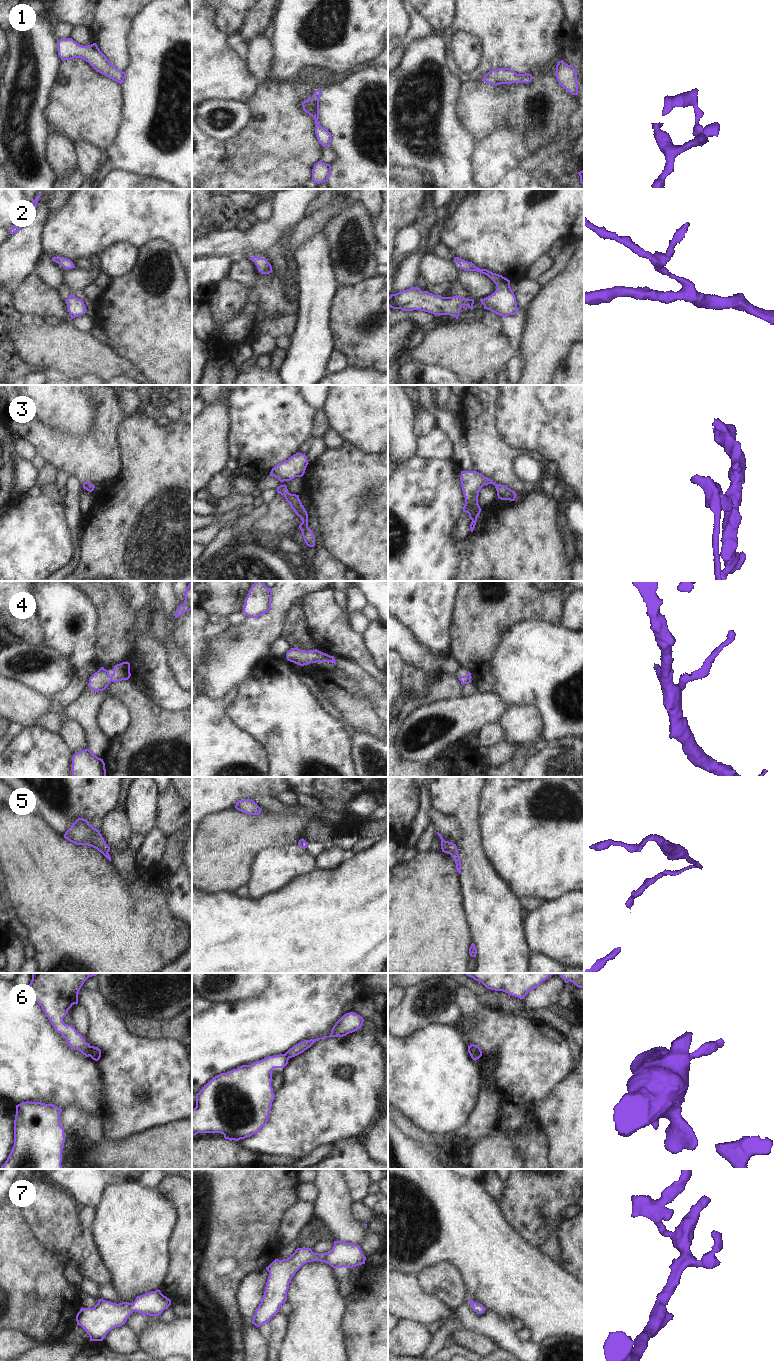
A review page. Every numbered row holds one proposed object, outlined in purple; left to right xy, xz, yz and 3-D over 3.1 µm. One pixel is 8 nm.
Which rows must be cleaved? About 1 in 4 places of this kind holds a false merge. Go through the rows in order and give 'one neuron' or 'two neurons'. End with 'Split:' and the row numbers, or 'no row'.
1: one neuron
2: one neuron
3: one neuron
4: one neuron
5: one neuron
6: two neurons
7: one neuron
Split: 6

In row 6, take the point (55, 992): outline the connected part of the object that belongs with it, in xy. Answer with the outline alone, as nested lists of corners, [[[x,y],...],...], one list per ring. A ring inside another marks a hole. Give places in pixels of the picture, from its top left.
[[[32,973],[32,980],[27,987],[31,997],[41,1006],[55,1031],[60,1033],[73,1050],[79,1050],[86,1057],[90,1056],[90,1044],[85,1041],[72,1025],[65,1024],[63,1018],[68,1010],[78,1004],[79,990],[84,982],[98,973]]]

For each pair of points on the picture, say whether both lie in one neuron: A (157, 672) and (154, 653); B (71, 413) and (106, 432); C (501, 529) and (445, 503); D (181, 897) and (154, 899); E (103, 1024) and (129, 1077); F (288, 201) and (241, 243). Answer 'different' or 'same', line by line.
A: same
B: different
C: different
D: different
E: same
F: same

